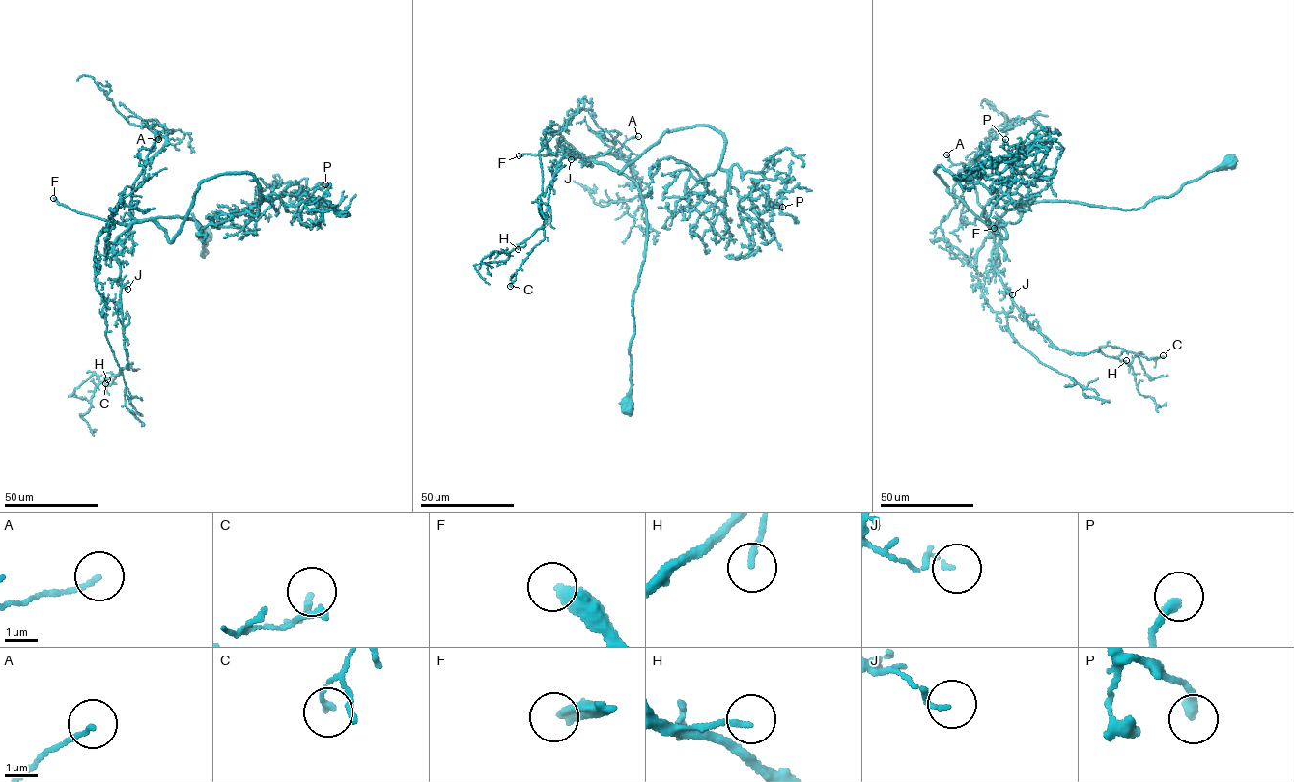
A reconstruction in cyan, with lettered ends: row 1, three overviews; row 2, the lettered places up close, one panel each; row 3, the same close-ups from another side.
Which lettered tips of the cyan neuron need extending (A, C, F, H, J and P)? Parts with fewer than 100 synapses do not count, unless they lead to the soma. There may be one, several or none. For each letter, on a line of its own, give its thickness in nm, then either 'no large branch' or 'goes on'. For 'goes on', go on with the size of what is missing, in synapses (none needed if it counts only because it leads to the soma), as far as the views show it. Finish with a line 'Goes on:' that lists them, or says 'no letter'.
A: calibre 130 nm; no large branch
C: calibre 170 nm; no large branch
F: calibre 400 nm; goes on; 250 synapses
H: calibre 150 nm; no large branch
J: calibre 110 nm; no large branch
P: calibre 300 nm; no large branch
Goes on: F

